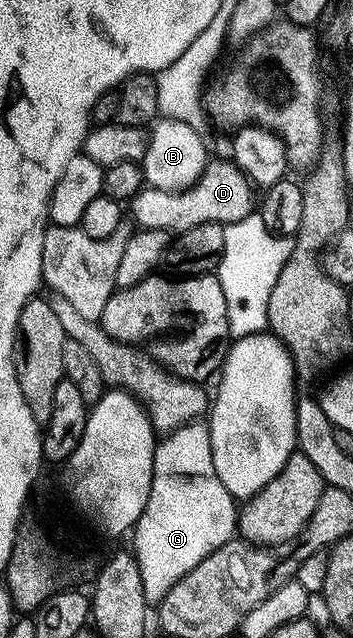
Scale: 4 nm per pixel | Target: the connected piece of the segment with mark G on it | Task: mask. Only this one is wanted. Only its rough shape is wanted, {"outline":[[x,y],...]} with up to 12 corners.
{"outline":[[208,423],[157,442],[134,554],[149,604],[238,531]]}

